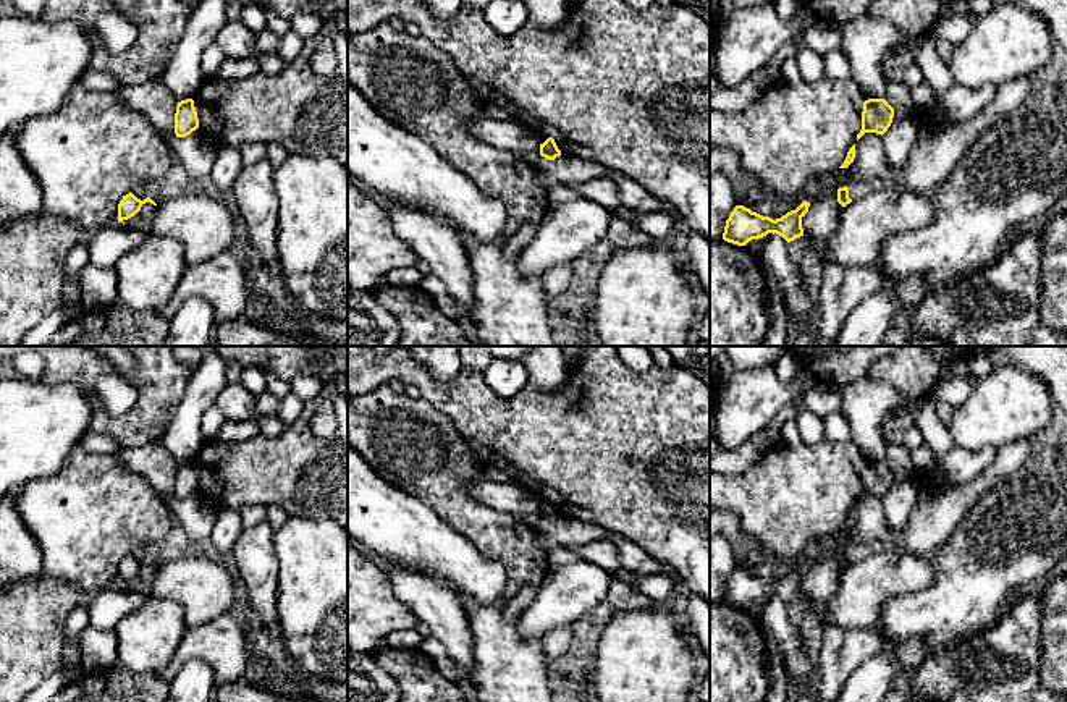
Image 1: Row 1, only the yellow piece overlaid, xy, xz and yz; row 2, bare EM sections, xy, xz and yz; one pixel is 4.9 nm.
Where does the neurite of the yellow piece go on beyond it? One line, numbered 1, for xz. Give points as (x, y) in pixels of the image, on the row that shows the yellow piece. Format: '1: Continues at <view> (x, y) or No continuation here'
1: No continuation here

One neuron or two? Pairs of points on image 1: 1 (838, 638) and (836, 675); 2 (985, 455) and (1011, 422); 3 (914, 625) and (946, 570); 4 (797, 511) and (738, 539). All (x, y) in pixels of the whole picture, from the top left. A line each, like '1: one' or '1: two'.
1: one
2: two
3: one
4: two

